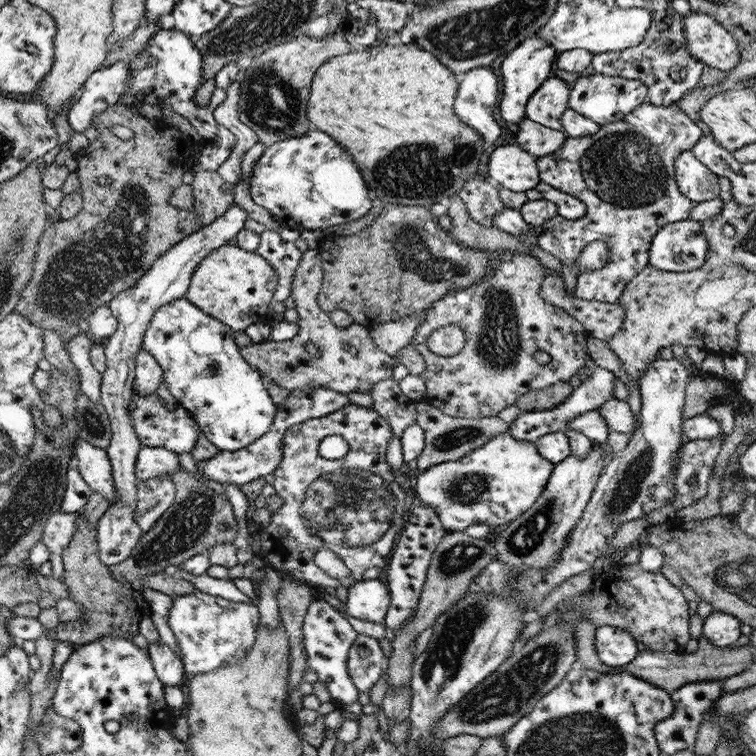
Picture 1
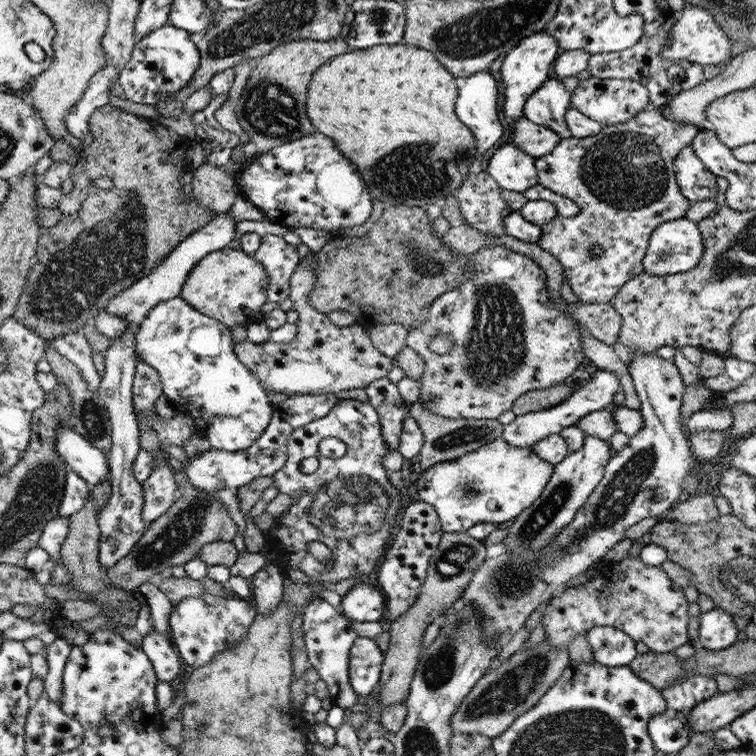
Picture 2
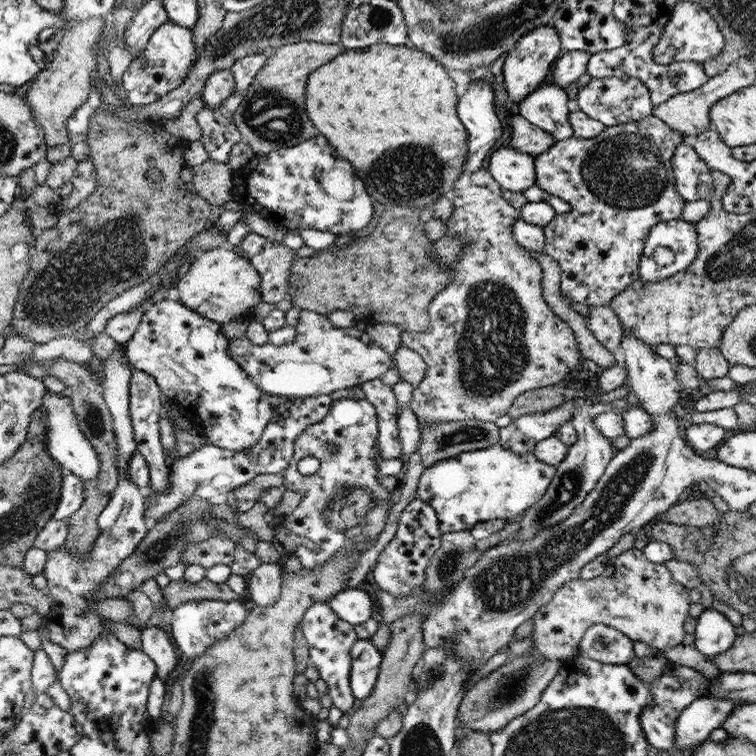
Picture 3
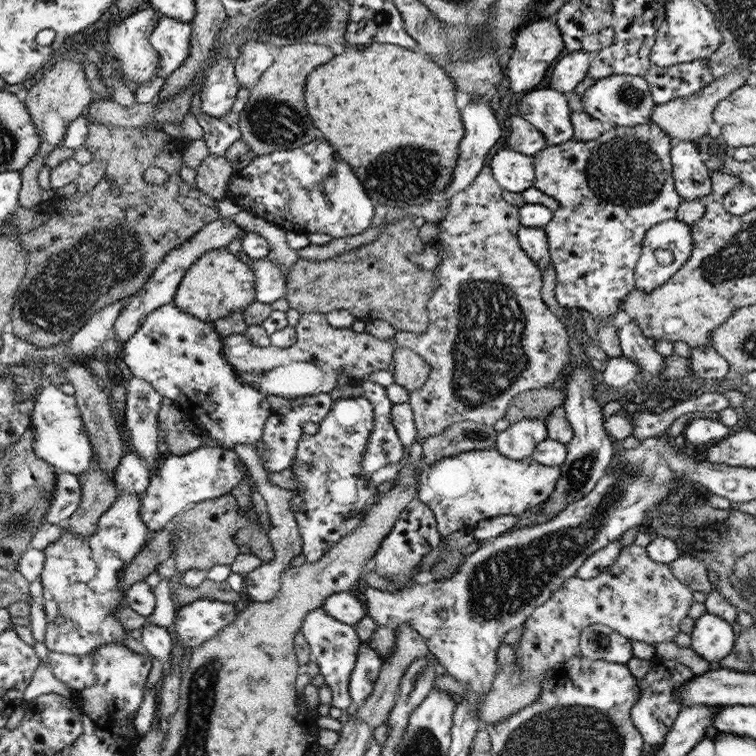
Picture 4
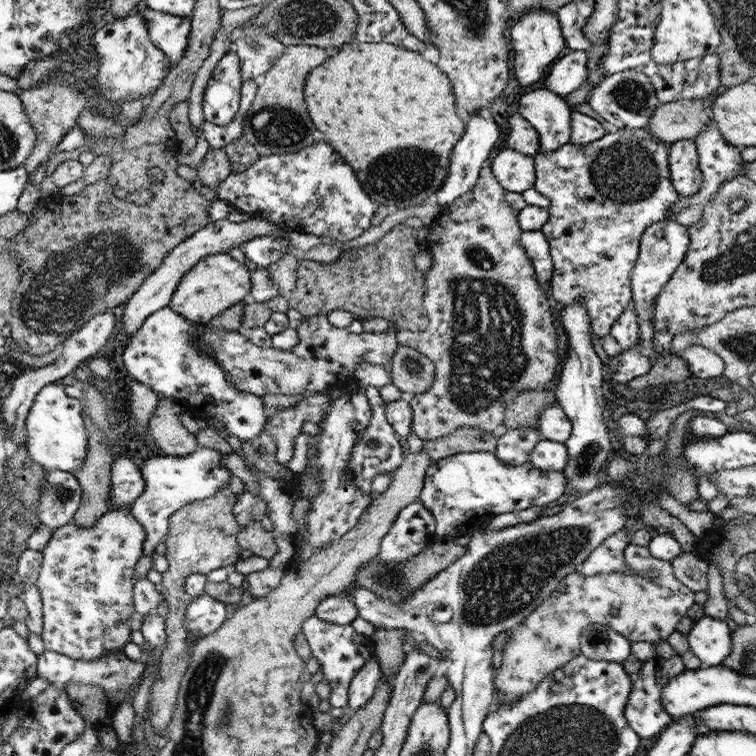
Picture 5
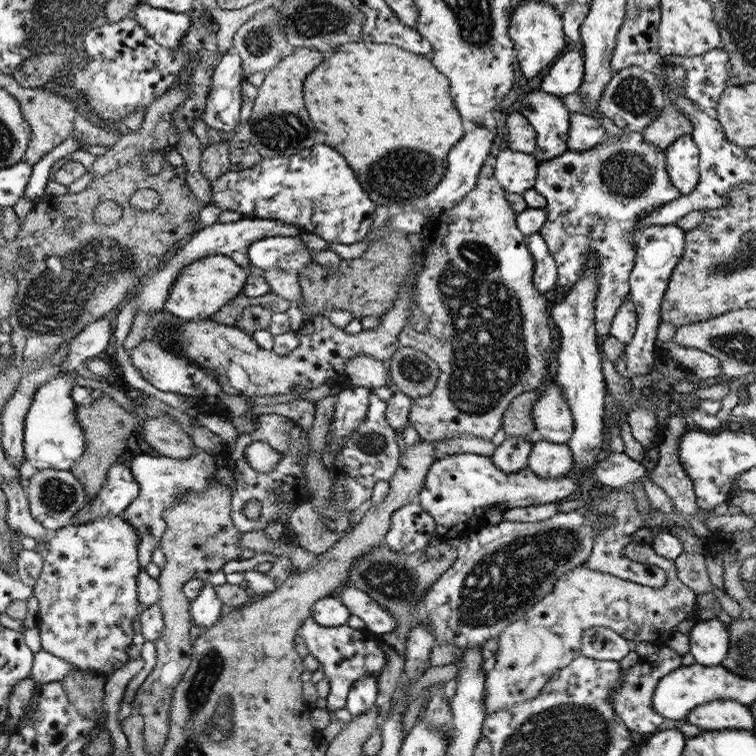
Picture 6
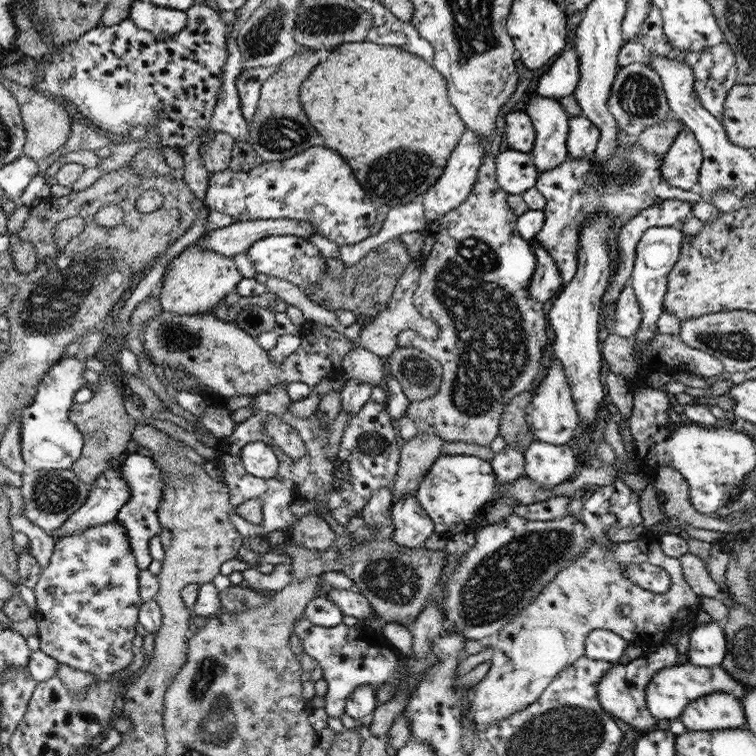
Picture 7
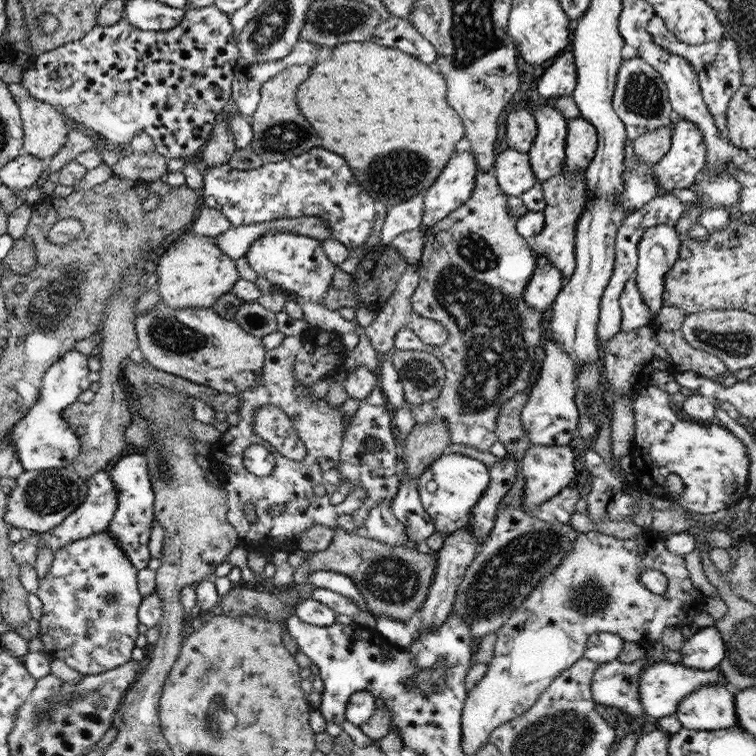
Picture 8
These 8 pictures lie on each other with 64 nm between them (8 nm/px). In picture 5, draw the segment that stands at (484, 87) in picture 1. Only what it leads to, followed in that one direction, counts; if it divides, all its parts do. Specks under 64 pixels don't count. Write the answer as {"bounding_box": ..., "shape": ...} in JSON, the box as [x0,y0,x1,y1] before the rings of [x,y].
{"bounding_box":[432,112,500,208],"shape":[[[468,112],[471,117],[468,125],[466,126],[466,132],[464,132],[464,138],[456,144],[456,148],[452,150],[452,160],[450,160],[450,172],[449,178],[444,180],[442,188],[436,193],[432,199],[437,202],[440,207],[446,208],[454,203],[454,200],[462,197],[464,193],[472,191],[472,188],[479,180],[479,175],[484,167],[484,163],[490,158],[490,152],[496,144],[496,138],[500,138],[500,129],[494,119],[486,119],[480,115],[479,112]]]}

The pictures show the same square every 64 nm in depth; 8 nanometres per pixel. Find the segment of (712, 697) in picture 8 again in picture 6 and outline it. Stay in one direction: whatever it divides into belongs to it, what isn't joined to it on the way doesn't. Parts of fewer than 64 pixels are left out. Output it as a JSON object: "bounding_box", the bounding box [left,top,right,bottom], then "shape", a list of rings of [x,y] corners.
{"bounding_box":[684,700,754,731],"shape":[[[712,700],[708,704],[700,704],[685,716],[684,720],[694,726],[699,726],[704,731],[713,730],[745,730],[754,731],[754,717],[750,708],[734,700]]]}

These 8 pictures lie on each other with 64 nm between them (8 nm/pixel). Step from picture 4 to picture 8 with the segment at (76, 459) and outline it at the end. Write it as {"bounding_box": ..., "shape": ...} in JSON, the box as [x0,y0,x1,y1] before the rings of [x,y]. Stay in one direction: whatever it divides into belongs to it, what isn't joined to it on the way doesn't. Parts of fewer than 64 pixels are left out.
{"bounding_box":[3,351,90,470],"shape":[[[79,351],[67,352],[43,376],[43,386],[39,402],[19,421],[3,442],[14,449],[19,463],[29,470],[46,470],[72,466],[80,452],[80,443],[76,430],[68,425],[62,412],[79,400],[79,396],[90,388],[88,379],[88,359]]]}

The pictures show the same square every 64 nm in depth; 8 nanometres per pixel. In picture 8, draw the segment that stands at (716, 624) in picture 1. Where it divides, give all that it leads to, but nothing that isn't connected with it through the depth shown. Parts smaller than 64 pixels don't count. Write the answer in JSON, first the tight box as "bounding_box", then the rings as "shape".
{"bounding_box":[680,626,725,671],"shape":[[[716,626],[700,628],[680,648],[682,664],[690,669],[710,671],[718,669],[725,658],[725,644]]]}

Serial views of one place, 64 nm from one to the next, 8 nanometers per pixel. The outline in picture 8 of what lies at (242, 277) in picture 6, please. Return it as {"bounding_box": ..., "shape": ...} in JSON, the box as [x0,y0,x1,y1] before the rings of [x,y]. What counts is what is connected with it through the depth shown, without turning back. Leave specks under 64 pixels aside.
{"bounding_box":[156,231,239,309],"shape":[[[187,231],[174,239],[158,260],[156,273],[158,292],[164,304],[173,309],[208,308],[231,292],[239,280],[236,261],[224,253],[215,237]]]}

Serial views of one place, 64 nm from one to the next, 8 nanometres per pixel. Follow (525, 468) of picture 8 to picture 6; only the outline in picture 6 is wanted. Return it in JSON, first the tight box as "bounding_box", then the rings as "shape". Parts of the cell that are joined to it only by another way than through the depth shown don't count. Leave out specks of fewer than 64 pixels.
{"bounding_box":[527,439,573,478],"shape":[[[534,439],[527,467],[540,478],[558,478],[568,476],[573,469],[573,454],[567,443],[554,444]]]}

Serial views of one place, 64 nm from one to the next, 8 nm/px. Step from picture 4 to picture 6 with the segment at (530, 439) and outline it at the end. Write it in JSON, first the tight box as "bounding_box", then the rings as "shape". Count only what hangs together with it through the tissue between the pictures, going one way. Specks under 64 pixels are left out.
{"bounding_box":[491,436,533,474],"shape":[[[508,436],[507,439],[493,452],[491,459],[502,472],[512,474],[521,468],[527,467],[527,458],[530,454],[533,440]]]}

